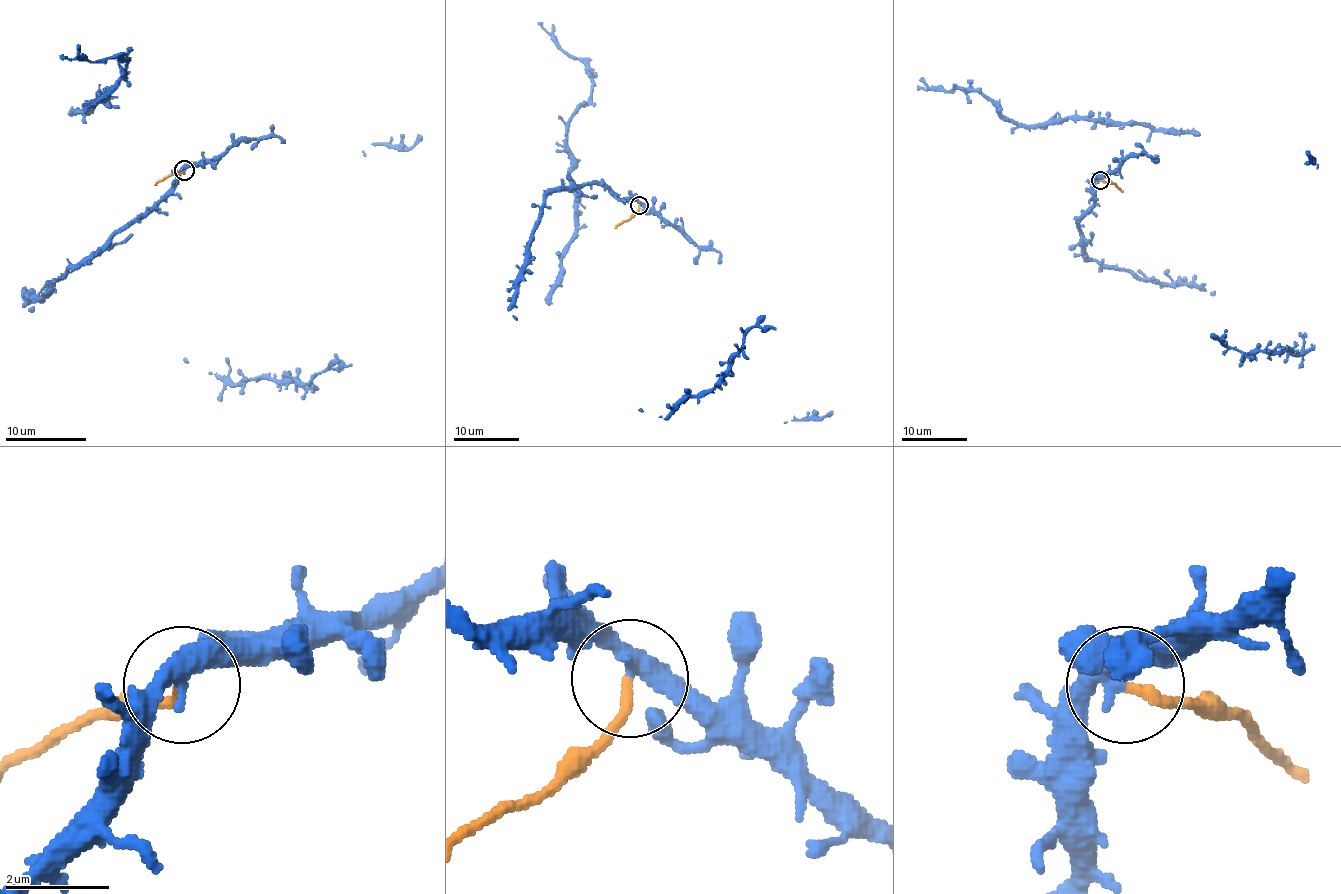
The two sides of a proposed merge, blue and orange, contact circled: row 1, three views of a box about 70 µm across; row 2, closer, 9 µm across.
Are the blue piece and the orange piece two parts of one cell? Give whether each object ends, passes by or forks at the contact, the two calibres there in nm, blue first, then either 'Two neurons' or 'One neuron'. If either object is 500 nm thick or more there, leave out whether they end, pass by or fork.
At the ring blue passes by. At the ring orange ends. Thickness 360 nm (blue) against 190 nm. Two neurons

